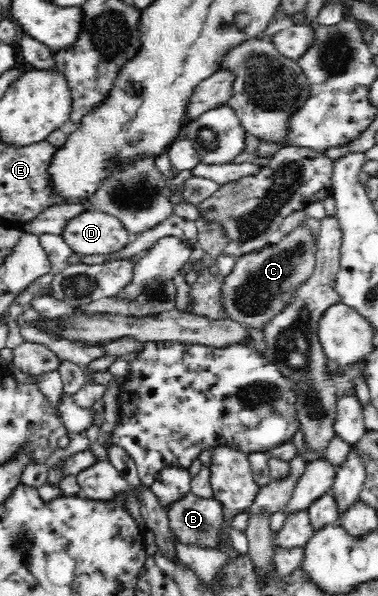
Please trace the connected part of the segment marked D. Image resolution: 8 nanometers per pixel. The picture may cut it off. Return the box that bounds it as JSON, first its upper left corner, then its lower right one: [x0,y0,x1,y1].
[60,209,133,256]

